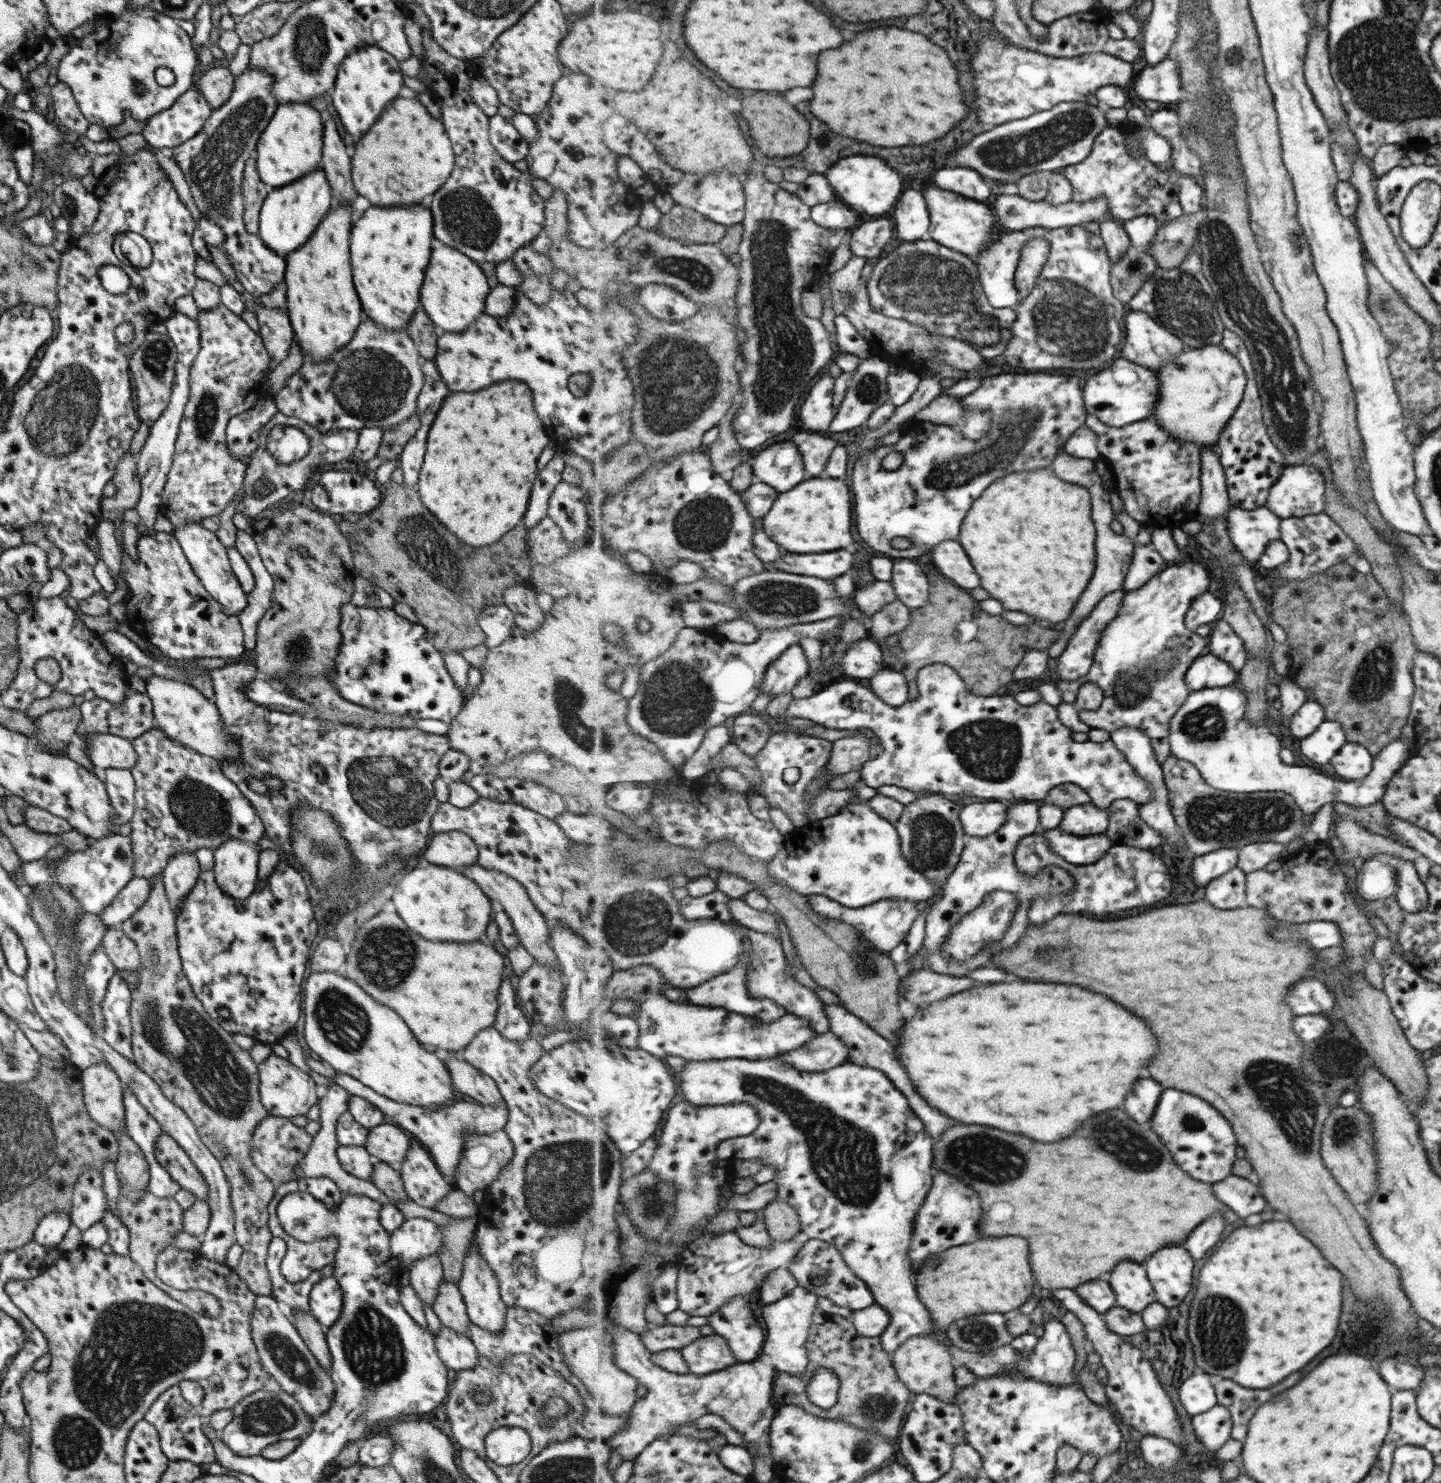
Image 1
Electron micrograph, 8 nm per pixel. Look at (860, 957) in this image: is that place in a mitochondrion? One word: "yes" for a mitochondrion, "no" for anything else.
yes

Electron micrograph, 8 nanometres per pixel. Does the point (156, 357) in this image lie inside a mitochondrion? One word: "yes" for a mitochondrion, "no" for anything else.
yes

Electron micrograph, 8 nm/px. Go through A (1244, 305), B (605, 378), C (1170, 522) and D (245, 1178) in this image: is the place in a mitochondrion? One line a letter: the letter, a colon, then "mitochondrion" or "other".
A: mitochondrion
B: other
C: other
D: mitochondrion

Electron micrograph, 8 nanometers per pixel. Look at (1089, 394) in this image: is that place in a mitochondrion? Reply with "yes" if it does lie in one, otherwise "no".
no

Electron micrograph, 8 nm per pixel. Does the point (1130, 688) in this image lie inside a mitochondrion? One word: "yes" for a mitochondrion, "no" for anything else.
yes

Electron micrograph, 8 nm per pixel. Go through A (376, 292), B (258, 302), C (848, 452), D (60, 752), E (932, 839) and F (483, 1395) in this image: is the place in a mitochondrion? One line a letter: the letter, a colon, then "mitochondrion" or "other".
A: other
B: other
C: other
D: other
E: mitochondrion
F: mitochondrion

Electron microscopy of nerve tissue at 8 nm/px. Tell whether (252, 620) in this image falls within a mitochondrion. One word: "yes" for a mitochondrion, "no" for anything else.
no

